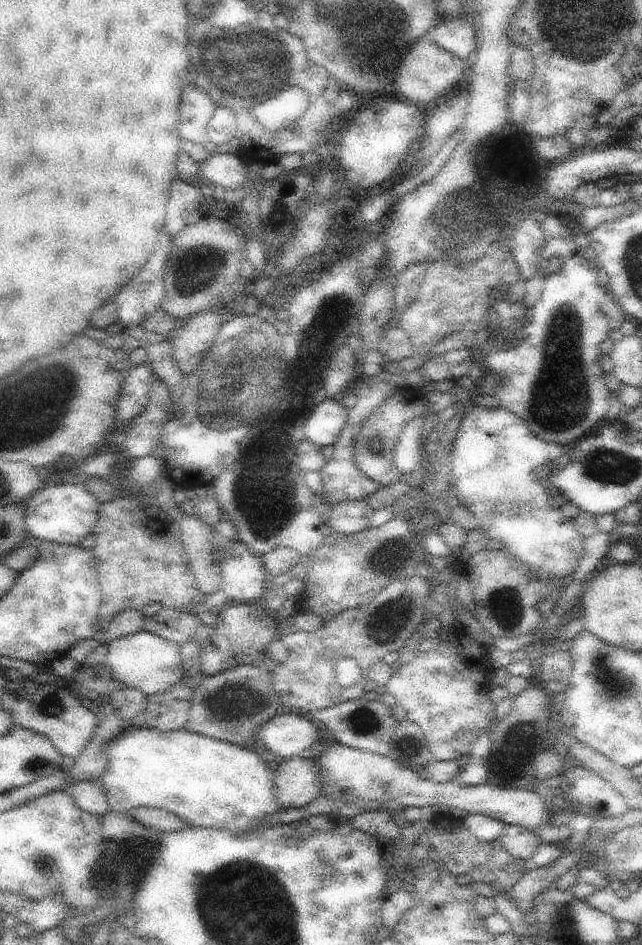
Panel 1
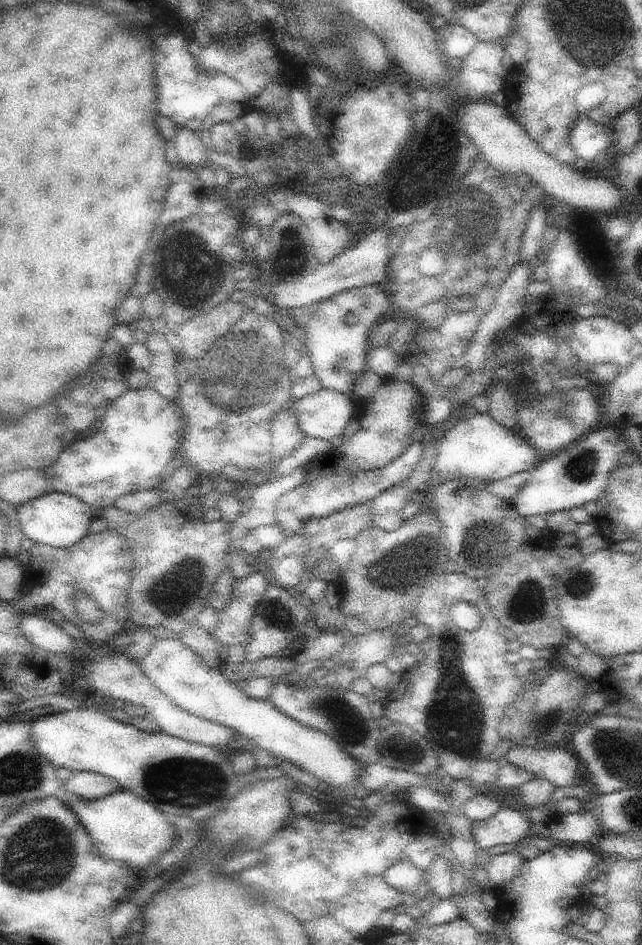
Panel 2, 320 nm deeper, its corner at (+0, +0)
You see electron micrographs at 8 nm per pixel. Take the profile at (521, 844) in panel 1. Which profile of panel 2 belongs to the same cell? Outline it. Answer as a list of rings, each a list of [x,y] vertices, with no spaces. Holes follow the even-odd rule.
[[[507,808],[500,809],[496,816],[488,820],[471,823],[480,850],[490,850],[497,844],[519,844],[519,840],[530,838],[530,826],[525,812]]]

